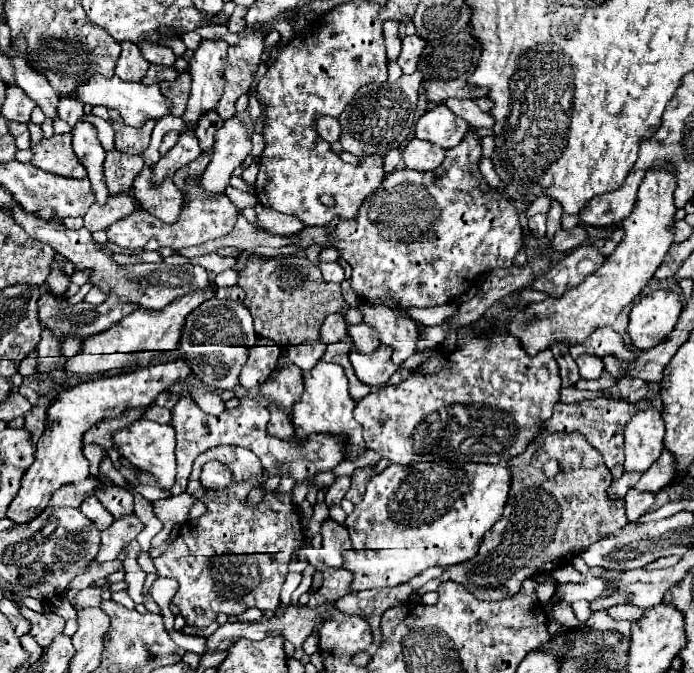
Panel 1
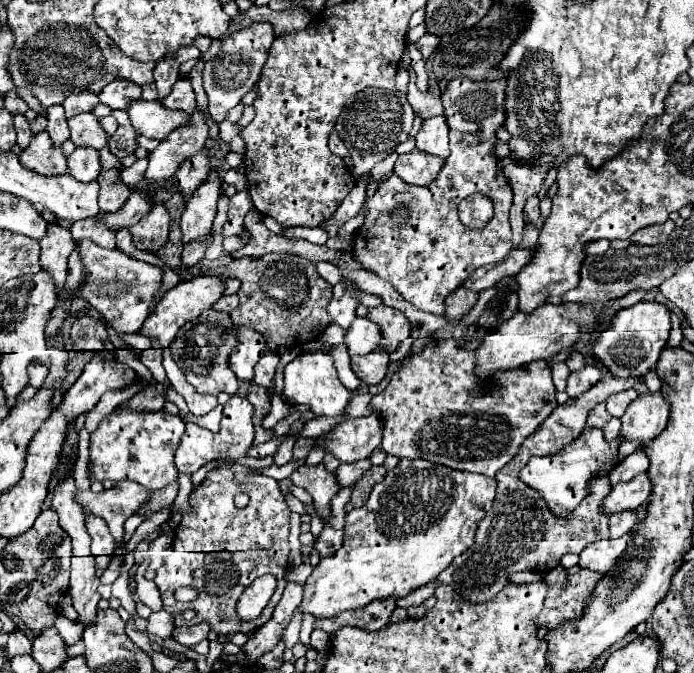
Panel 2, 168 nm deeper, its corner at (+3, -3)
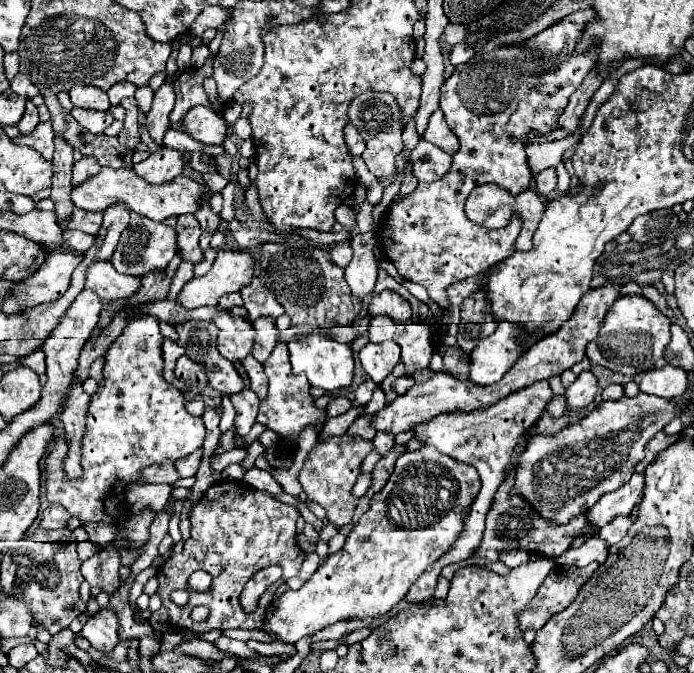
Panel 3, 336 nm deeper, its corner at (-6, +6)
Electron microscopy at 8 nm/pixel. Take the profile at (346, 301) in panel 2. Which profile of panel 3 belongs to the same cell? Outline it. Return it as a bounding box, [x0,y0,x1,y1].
[345,234,379,296]

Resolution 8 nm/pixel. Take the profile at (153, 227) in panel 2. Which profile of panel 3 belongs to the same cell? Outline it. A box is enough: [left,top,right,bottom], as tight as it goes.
[111,212,175,276]

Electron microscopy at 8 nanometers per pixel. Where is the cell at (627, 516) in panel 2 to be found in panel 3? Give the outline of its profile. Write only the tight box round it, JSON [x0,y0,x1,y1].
[599,516,633,548]

